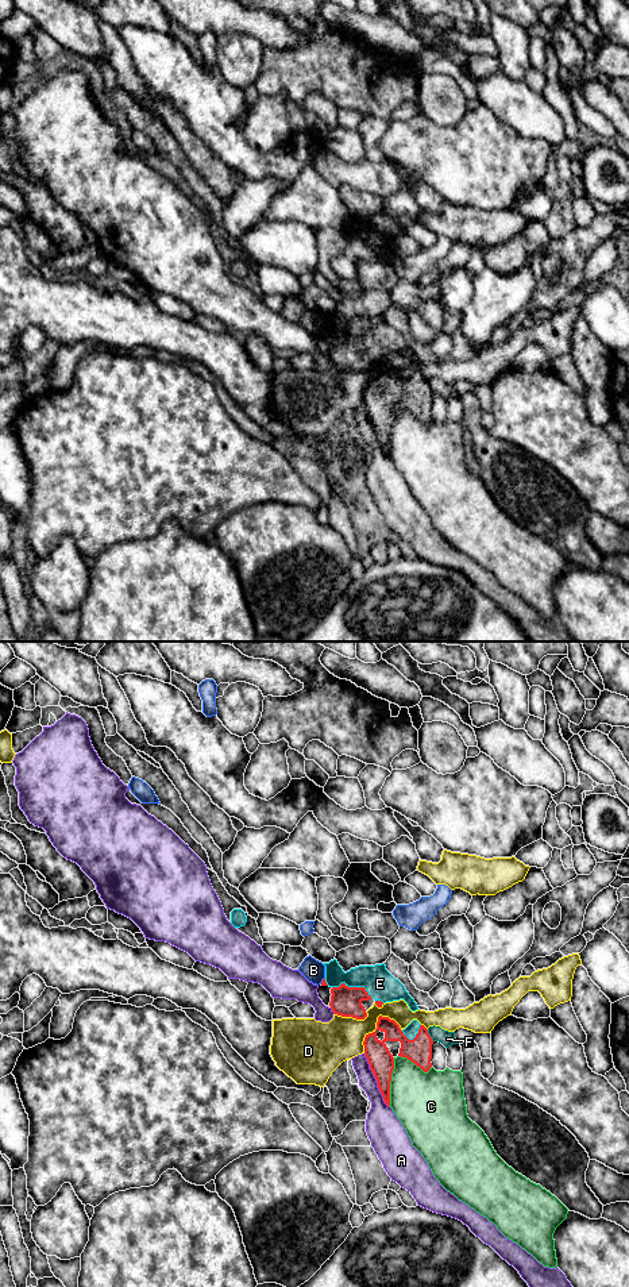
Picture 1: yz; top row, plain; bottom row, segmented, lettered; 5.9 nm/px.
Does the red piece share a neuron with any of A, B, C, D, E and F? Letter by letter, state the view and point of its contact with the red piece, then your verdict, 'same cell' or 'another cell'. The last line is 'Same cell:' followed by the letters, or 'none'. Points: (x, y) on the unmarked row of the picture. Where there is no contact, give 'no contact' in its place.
A: meets red in yz at (377, 432); another cell
B: meets red in yz at (323, 332); another cell
C: meets red in yz at (390, 432); another cell
D: meets red in yz at (377, 377); another cell
E: meets red in yz at (354, 339); same cell
F: meets red in yz at (428, 386); another cell
Same cell: E

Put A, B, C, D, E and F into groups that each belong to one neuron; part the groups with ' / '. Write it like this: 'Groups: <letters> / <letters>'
Groups: A / B / C / D / E / F

